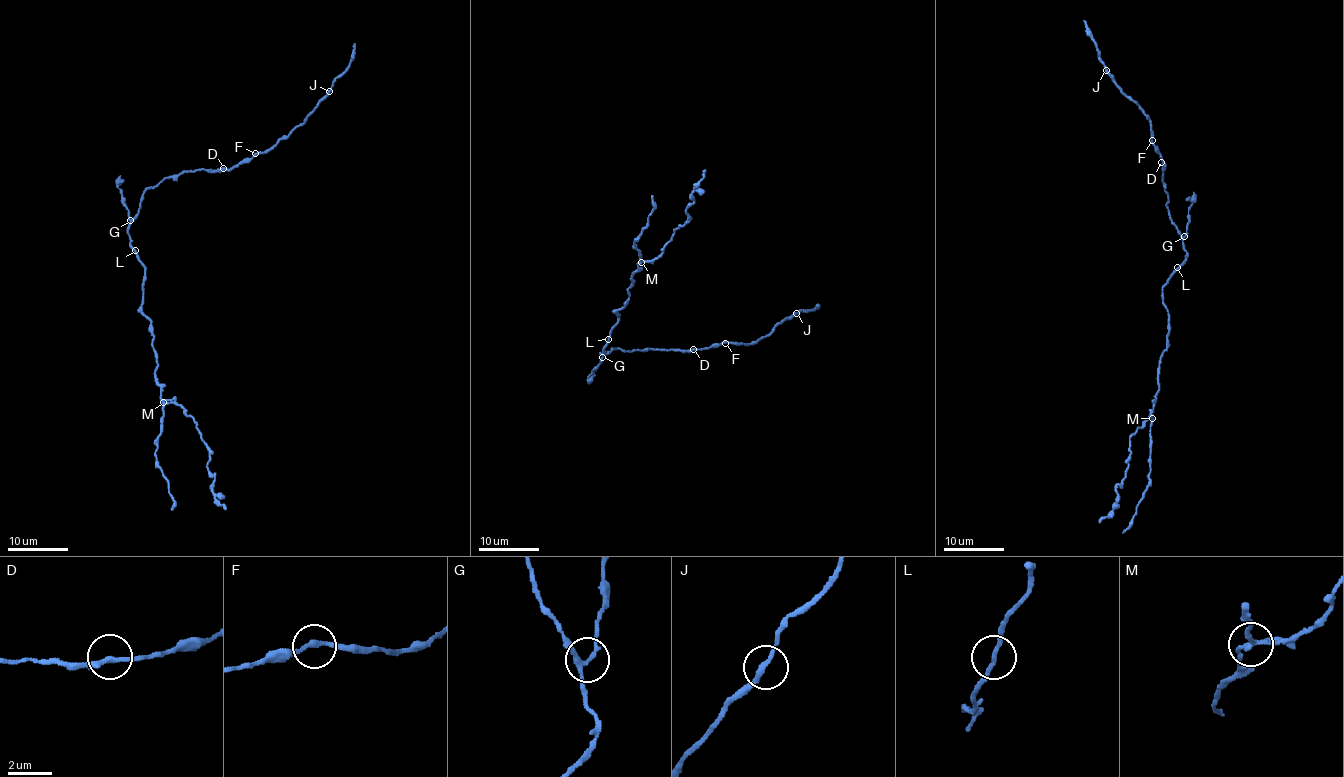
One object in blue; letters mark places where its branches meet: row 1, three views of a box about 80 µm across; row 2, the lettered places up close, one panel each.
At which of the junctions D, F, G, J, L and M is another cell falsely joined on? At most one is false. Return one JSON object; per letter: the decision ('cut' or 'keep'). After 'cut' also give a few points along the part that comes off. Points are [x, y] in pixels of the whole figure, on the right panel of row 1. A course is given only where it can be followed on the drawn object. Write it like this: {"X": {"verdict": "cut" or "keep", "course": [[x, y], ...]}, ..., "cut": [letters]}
{"D": {"verdict": "keep"}, "F": {"verdict": "keep"}, "G": {"verdict": "keep"}, "J": {"verdict": "keep"}, "L": {"verdict": "keep"}, "M": {"verdict": "cut", "course": [[1152, 418], [1151, 415], [1129, 441], [1131, 453], [1125, 479], [1116, 489], [1116, 507], [1099, 522]]}, "cut": ["M"]}

